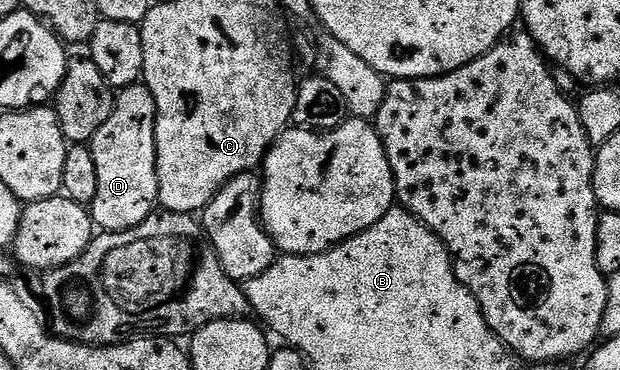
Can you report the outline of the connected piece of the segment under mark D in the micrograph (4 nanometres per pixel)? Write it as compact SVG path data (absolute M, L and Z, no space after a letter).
M139 82L121 89L114 97L114 109L108 118L108 122L104 122L104 126L100 126L100 130L96 130L94 139L90 141L88 147L92 158L96 162L96 198L92 205L92 219L102 232L123 232L124 230L132 230L136 226L140 226L140 222L144 222L159 207L158 203L158 159L156 158L156 102L152 98L152 94L148 91L145 83Z

